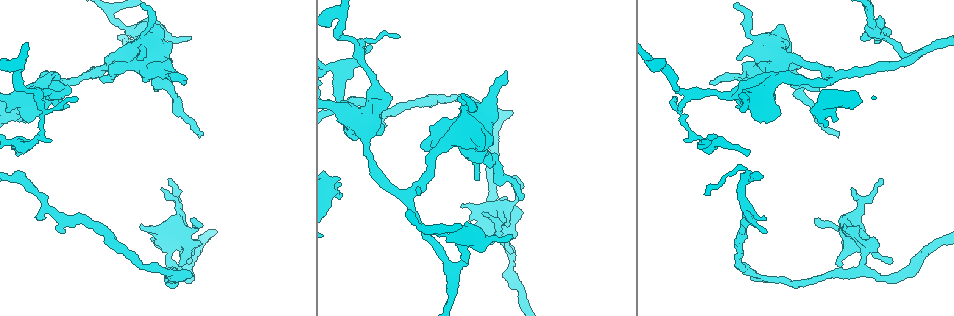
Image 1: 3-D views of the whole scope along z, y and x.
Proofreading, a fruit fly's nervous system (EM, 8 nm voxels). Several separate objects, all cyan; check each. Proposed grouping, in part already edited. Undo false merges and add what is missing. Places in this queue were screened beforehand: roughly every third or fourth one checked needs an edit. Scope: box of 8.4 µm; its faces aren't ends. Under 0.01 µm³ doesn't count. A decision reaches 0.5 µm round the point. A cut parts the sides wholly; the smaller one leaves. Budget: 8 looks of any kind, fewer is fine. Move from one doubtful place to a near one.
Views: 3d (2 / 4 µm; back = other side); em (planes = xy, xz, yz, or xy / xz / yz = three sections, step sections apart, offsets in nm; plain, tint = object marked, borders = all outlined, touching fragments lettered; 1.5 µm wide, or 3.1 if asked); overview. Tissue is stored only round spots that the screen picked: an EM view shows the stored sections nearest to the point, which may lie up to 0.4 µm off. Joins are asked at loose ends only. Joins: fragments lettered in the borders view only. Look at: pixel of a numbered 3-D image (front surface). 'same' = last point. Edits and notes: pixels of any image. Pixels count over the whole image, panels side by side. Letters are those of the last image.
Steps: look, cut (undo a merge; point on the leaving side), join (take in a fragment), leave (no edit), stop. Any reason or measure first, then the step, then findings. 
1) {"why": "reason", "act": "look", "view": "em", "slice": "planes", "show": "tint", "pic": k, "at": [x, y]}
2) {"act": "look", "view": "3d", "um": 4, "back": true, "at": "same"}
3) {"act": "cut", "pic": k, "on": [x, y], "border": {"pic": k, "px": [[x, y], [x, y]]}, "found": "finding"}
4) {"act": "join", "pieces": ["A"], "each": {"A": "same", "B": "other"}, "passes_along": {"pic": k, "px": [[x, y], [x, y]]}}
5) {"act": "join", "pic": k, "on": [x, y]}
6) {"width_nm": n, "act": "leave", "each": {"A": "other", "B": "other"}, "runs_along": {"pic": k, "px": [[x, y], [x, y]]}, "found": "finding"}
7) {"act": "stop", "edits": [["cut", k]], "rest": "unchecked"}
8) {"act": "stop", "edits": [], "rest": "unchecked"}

{"act": "look", "view": "3d", "um": 4, "pic": 1, "at": [19, 144]}

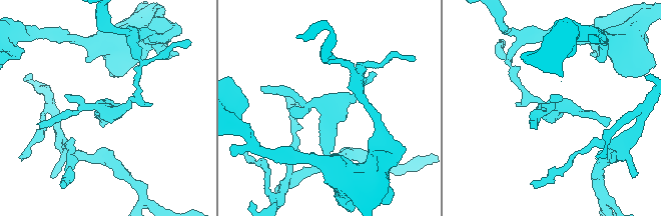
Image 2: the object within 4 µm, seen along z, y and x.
{"act": "look", "view": "em", "slice": "xz", "step": 4, "show": "tint", "pic": 2, "at": [553, 107]}

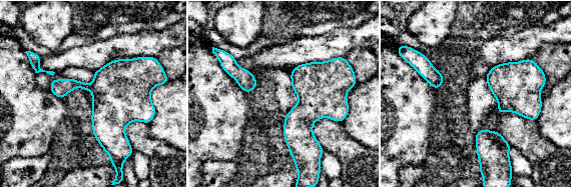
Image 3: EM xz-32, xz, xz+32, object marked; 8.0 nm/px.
{"why": "cut it another way", "act": "look", "view": "em", "slice": "planes", "show": "borders", "at": "same"}

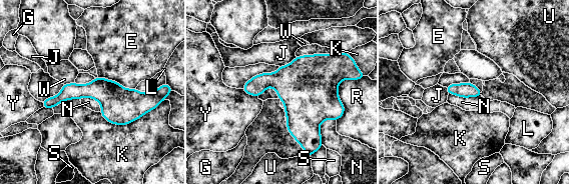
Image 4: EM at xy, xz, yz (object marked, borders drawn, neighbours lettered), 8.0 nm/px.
{"act": "leave", "each": {"E": "other", "G": "other", "J": "other", "K": "other", "L": "other", "N": "other", "R": "other", "S": "other", "U": "other", "W": "other", "Y": "other"}, "runs_along": {"pic": 4, "px": [[147, 100], [68, 91], [44, 105]]}, "found": "one neuron here"}

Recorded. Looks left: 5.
{"why": "free end", "act": "look", "view": "em", "slice": "xz", "step": 8, "show": "tint", "pic": 1, "at": [157, 91]}

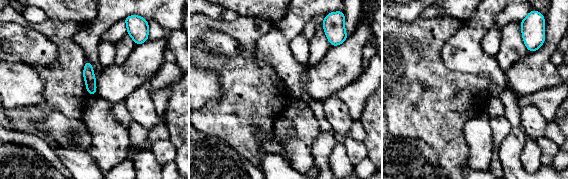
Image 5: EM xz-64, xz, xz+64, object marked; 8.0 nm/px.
{"act": "look", "view": "em", "slice": "planes", "show": "borders", "at": "same"}

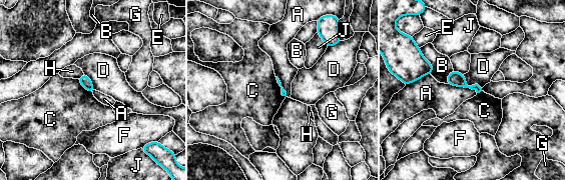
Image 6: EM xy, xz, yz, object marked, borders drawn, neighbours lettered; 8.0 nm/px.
{"act": "leave", "each": {"A": "other", "B": "other", "C": "other", "D": "other", "E": "other", "F": "other", "G": "other", "H": "other", "J": "other"}, "border": {"pic": 6, "px": [[447, 83], [469, 87], [477, 92]]}, "found": "none of them fits"}

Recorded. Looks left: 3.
{"why": "branch stops here", "act": "look", "view": "em", "slice": "xz", "step": 8, "show": "borders", "pic": 1, "at": [190, 271]}

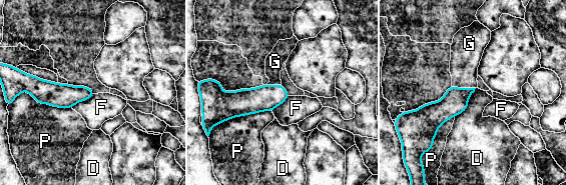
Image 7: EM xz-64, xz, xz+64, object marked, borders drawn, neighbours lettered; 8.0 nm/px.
{"why": "another direction", "act": "look", "view": "em", "slice": "xy", "step": 4, "show": "borders", "at": "same"}

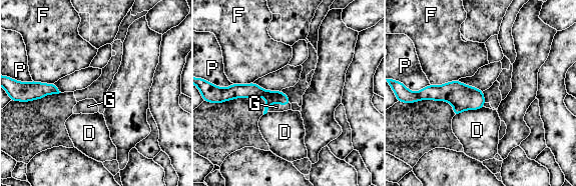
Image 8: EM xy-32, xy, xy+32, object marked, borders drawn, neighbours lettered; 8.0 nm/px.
{"width_nm": 100, "act": "join", "pieces": ["G"], "each": {"D": "other", "F": "other", "G": "same", "P": "other"}, "passes_along": {"pic": 8, "px": [[251, 90], [277, 101], [276, 107]]}, "found": "it goes on there"}

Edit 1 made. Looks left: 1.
{"act": "stop", "edits": [["join", 8]], "rest": "unchecked"}

